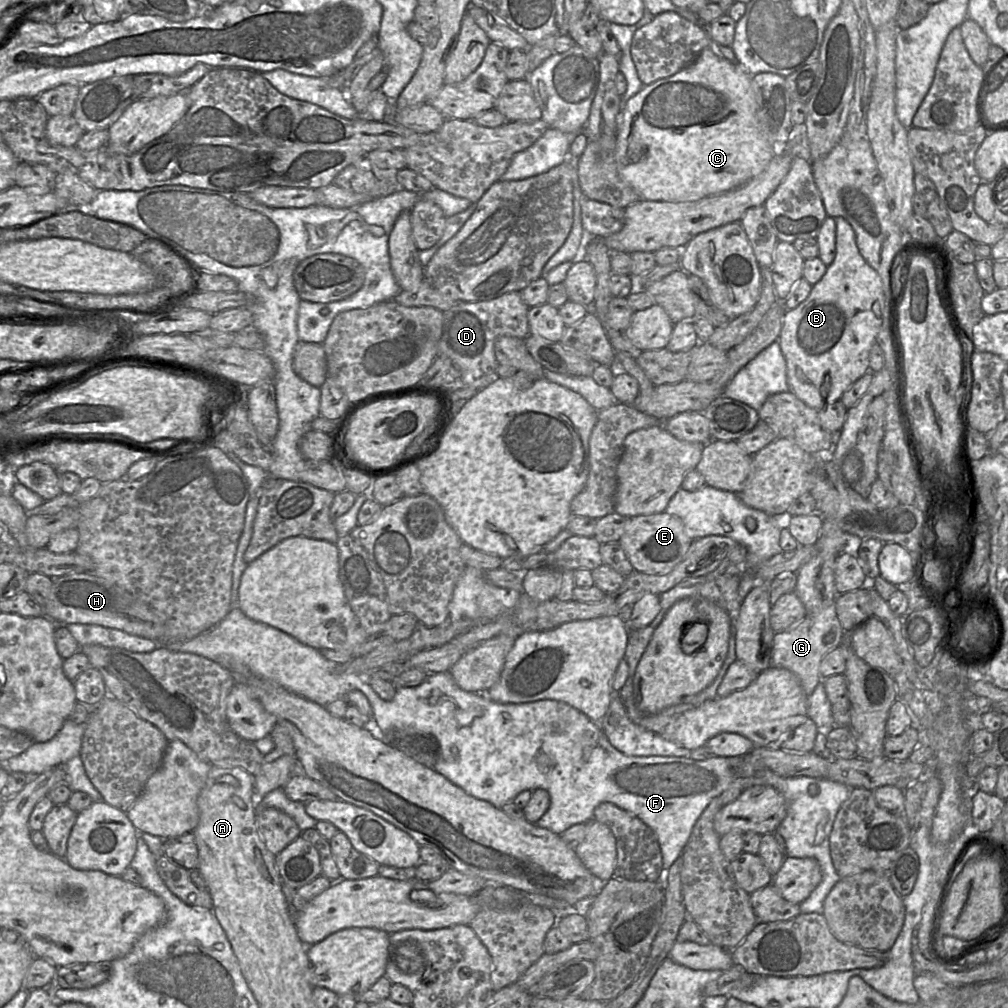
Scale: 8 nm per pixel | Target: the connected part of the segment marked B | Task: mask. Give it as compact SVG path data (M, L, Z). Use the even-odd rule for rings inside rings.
M836 217L836 255L826 273L812 285L809 296L796 308L786 310L779 343L787 364L790 392L809 407L821 411L841 400L844 392L870 371L870 350L884 323L884 291L882 279L860 254L852 226L842 217Z

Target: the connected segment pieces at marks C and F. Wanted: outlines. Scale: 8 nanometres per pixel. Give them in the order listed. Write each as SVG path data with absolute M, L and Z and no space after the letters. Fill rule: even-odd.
M710 43L709 46L700 52L692 64L670 77L657 80L650 85L644 86L626 102L621 112L617 128L615 159L619 175L638 193L641 200L665 202L696 201L710 195L737 188L759 175L767 167L775 156L775 150L765 132L761 129L759 110L751 79L752 75L738 62L731 62L717 55L711 48Z
M449 670L444 672L436 672L428 674L427 678L416 687L400 687L396 689L395 696L392 700L386 701L381 698L373 688L368 688L367 700L371 706L373 719L372 729L375 730L375 721L381 733L386 735L387 732L393 729L416 727L417 729L426 733L433 734L439 741L441 747L441 754L437 762L433 766L433 769L450 780L453 784L462 788L467 794L482 800L486 800L493 804L497 808L502 808L506 803L513 801L514 798L524 790L535 790L544 789L550 795L550 805L543 816L536 822L537 826L546 828L554 832L555 834L561 835L566 829L572 825L579 823L587 823L594 818L595 808L603 802L613 803L619 808L630 812L641 819L646 825L648 825L656 834L662 854L663 870L667 871L673 862L682 854L685 845L688 842L692 829L699 819L702 812L715 797L718 797L726 790L729 785L736 778L745 778L746 786L753 785L767 785L775 788L780 792L788 803L789 813L791 813L793 802L797 796L797 793L804 793L803 789L809 784L813 783L811 777L797 776L797 777L781 777L771 770L764 767L760 760L751 758L747 753L744 756L734 757L719 757L712 756L706 760L693 760L686 757L673 757L673 756L627 756L617 750L607 739L604 731L600 724L588 718L583 712L577 710L573 706L554 699L544 699L533 702L525 703L497 703L488 699L482 693L469 692L461 689L454 681Z

